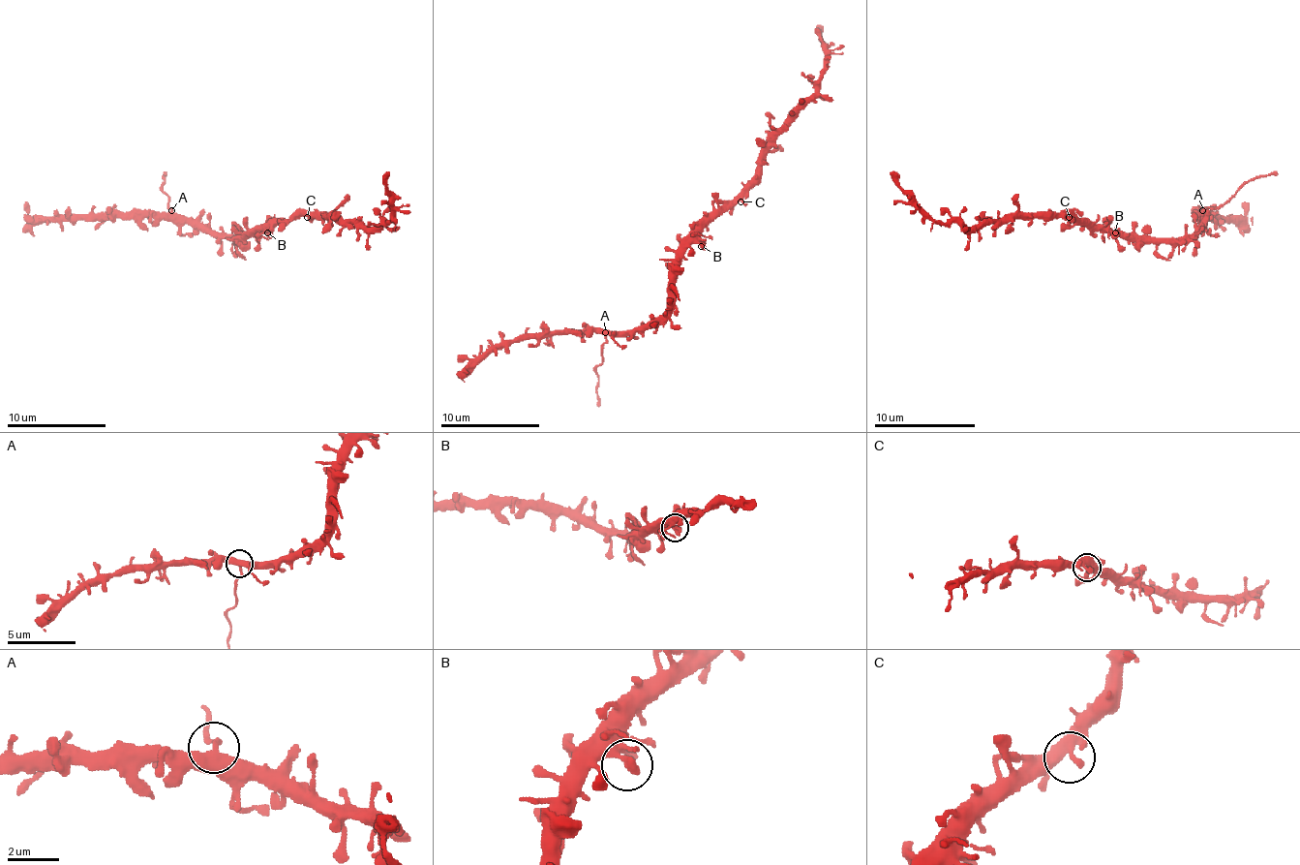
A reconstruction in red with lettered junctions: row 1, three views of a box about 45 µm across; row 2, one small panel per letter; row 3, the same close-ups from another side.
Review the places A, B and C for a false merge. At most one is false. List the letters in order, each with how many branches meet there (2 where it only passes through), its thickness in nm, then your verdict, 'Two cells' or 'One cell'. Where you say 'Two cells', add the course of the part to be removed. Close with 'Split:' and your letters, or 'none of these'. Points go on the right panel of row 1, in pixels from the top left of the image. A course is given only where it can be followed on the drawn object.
A: Branches: 3. Thickness 360 nm. Two cells. Course of the part to remove: (1203, 210), (1213, 210), (1244, 184), (1277, 171)
B: Branches: 3. Thickness 280 nm. One cell
C: Branches: 3. Thickness 360 nm. One cell
Split: A

